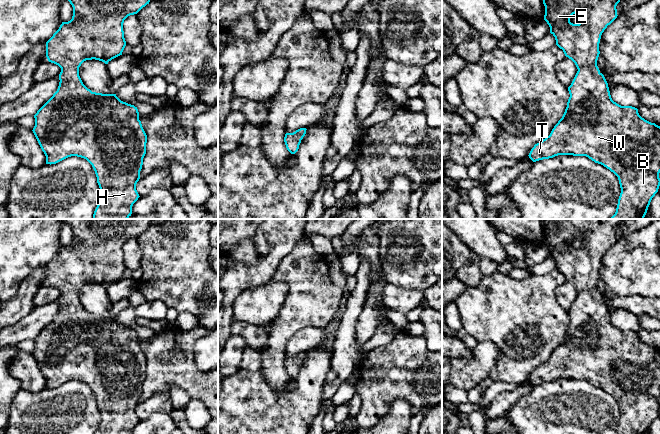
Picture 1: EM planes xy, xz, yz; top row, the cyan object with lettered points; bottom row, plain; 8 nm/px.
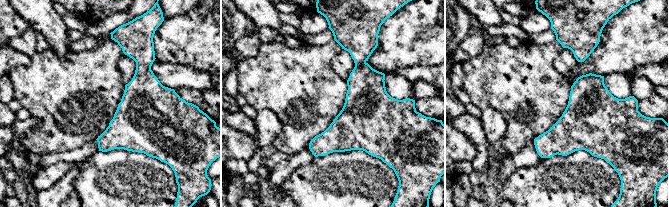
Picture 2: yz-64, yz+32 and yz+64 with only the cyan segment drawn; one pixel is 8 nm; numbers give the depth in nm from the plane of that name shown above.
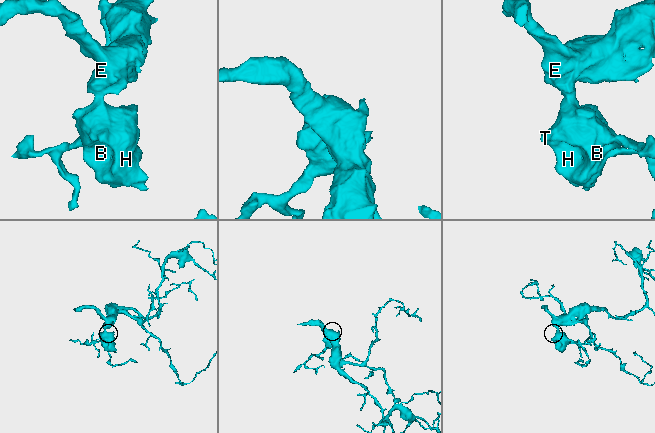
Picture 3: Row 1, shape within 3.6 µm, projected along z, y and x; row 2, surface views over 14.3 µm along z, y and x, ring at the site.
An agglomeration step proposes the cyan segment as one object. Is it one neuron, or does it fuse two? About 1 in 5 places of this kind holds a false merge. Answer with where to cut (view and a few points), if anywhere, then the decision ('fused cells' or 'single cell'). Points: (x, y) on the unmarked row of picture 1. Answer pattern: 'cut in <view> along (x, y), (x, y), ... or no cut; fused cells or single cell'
no cut; single cell

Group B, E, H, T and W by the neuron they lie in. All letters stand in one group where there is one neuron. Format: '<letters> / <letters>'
B E H T W

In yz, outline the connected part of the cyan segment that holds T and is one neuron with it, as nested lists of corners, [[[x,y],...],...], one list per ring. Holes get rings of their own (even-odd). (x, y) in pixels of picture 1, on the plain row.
[[[541,219],[543,222],[543,228],[545,230],[545,239],[544,244],[550,251],[550,257],[555,261],[556,269],[563,274],[566,281],[571,283],[578,295],[571,307],[568,311],[568,315],[570,321],[567,326],[567,331],[562,342],[558,345],[558,347],[554,350],[549,360],[545,363],[540,365],[539,367],[535,368],[534,371],[531,373],[529,377],[529,382],[533,385],[539,385],[543,383],[553,382],[558,379],[573,379],[573,380],[586,380],[595,387],[601,388],[611,396],[613,396],[619,404],[621,417],[618,423],[618,428],[616,434],[648,434],[650,426],[655,418],[658,416],[660,410],[660,350],[656,349],[655,347],[651,347],[644,342],[642,342],[639,337],[638,333],[632,330],[621,330],[614,326],[611,322],[608,307],[604,301],[604,299],[600,296],[597,290],[597,284],[600,278],[599,275],[599,267],[601,263],[601,259],[604,254],[610,249],[616,242],[617,242],[617,233],[616,230],[620,226],[621,222],[624,219]],[[578,235],[583,236],[582,245],[579,248],[573,248],[570,246],[570,242],[573,238]]]

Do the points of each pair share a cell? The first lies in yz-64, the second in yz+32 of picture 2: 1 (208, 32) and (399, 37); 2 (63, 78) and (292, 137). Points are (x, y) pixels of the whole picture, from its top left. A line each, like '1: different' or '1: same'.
1: same
2: same

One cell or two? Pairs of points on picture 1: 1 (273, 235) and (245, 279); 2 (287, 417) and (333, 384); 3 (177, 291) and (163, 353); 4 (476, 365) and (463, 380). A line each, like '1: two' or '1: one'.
1: one
2: two
3: two
4: one

